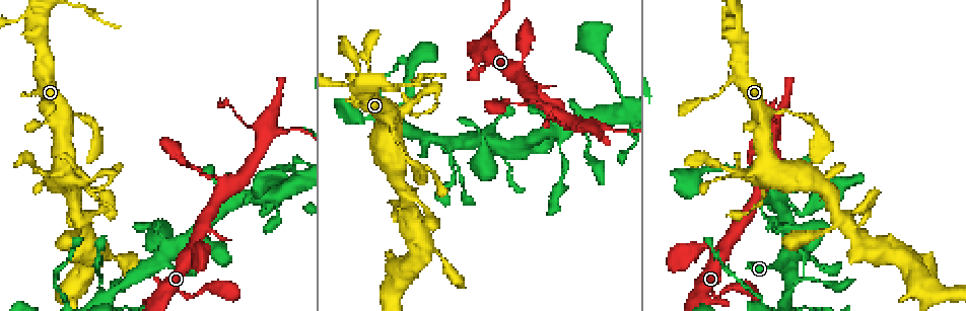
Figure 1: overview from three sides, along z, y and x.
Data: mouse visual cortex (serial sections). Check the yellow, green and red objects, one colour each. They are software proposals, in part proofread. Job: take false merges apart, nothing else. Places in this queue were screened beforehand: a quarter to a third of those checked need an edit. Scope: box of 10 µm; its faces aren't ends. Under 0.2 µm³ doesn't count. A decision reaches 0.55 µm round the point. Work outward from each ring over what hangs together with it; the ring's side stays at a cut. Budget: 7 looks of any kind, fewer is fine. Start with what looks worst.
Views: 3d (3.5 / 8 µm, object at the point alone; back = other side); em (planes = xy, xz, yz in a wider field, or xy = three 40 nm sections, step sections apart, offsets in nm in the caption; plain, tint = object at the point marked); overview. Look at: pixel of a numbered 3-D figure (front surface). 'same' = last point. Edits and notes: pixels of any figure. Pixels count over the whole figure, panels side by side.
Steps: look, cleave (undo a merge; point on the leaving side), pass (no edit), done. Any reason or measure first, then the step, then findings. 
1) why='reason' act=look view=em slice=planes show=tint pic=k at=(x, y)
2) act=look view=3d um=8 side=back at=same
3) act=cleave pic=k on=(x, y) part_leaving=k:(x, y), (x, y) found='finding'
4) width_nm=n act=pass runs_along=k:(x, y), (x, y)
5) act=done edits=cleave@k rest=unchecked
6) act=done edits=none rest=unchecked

why='narrows sharply' act=look view=3d um=3.5 pic=1 at=(732, 49)

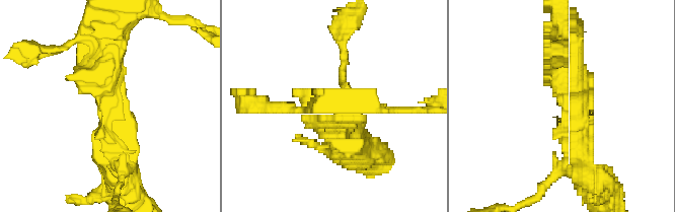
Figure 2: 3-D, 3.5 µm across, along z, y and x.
act=look view=em slice=planes show=tint pic=2 at=(563, 110)

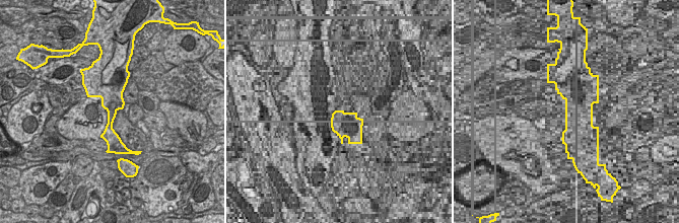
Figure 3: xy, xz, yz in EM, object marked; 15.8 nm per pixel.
width_nm=360 act=pass runs_along=2:(120, 171), (98, 107), (107, 44) found='one cell here'

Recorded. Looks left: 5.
why='abrupt turn' act=look view=3d um=8 pic=1 at=(621, 96)

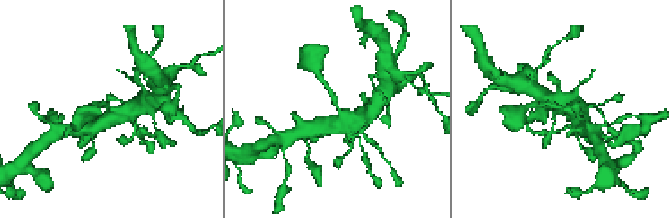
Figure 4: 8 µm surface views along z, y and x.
arm_widths_nm=200,500 act=look view=em slice=xy step=3 show=tint at=same

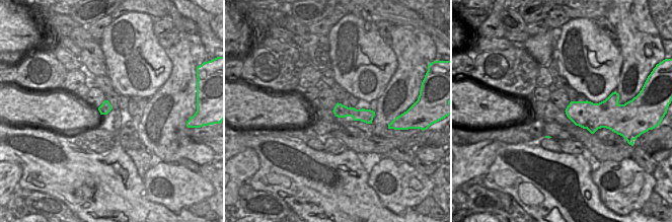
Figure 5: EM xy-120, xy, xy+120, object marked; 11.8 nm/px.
act=pass runs_along=4:(579, 122), (573, 111), (538, 105) found='all the same cell'

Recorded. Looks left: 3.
why='abrupt turn' act=look view=3d um=3.5 pic=1 at=(705, 247)

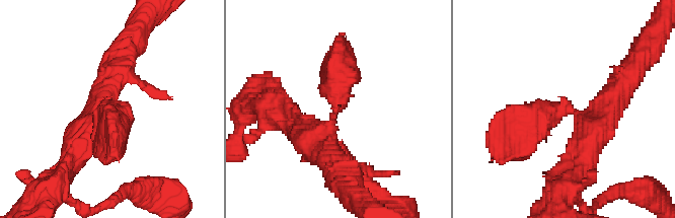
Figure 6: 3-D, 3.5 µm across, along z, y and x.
act=look view=em slice=xy step=2 show=tint pic=6 at=(333, 112)

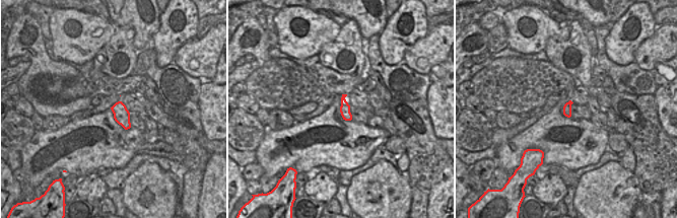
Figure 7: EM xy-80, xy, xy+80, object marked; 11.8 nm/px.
why='cut it another way' act=look view=em slice=xy step=5 show=tint at=same

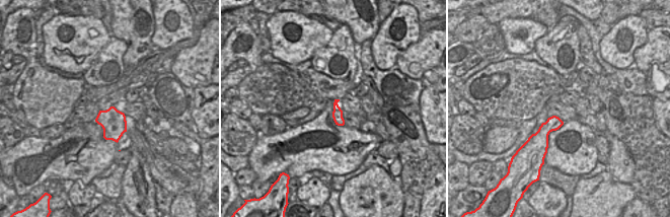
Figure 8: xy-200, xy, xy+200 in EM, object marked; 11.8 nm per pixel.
width_nm=120 act=pass runs_along=6:(302, 132), (314, 140), (332, 119), (343, 57) found='all the same cell'

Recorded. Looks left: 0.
act=done edits=none rest=unchecked

